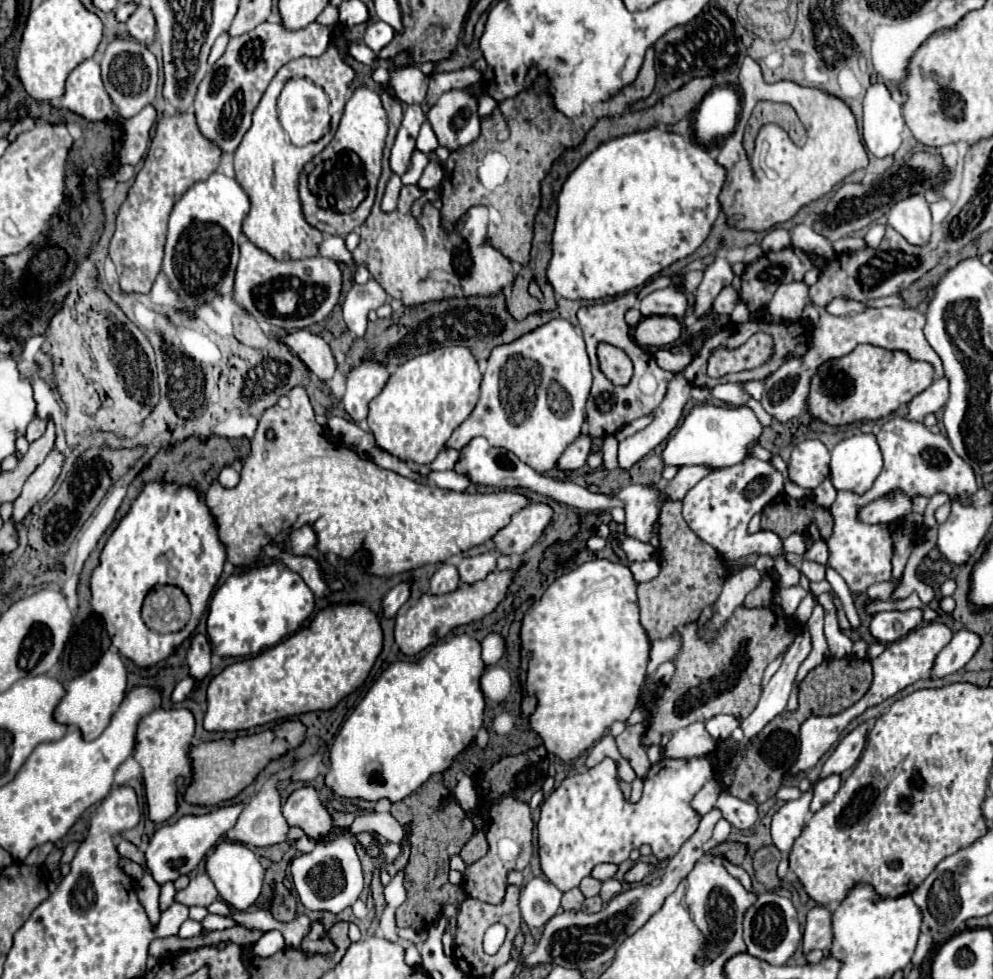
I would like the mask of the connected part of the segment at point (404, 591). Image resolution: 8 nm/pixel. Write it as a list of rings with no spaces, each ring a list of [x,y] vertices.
[[[411,581],[397,583],[383,599],[383,613],[385,617],[395,617],[399,607],[411,597]]]

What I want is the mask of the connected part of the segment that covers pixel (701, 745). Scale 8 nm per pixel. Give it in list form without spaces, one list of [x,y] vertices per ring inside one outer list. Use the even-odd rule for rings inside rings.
[[[693,723],[675,731],[665,745],[663,753],[671,759],[691,759],[703,757],[715,749],[717,741],[705,731],[705,723]]]

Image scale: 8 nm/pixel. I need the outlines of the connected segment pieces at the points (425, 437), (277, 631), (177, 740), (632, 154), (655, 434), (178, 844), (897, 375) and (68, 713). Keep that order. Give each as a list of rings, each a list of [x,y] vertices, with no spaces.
[[[441,347],[427,355],[419,355],[401,367],[388,367],[388,371],[389,378],[383,391],[369,403],[367,427],[375,437],[377,449],[401,459],[403,463],[413,461],[417,465],[429,465],[445,447],[445,441],[451,437],[451,433],[471,415],[477,405],[481,383],[477,361],[465,347]]]
[[[277,563],[257,565],[231,577],[213,593],[207,617],[209,639],[215,651],[223,657],[257,655],[295,633],[313,613],[315,597],[311,589],[287,567],[279,567]]]
[[[155,709],[149,715],[145,715],[135,733],[135,751],[133,757],[143,767],[145,775],[145,793],[147,793],[147,809],[149,819],[153,823],[167,821],[175,809],[175,791],[177,791],[177,777],[183,777],[183,783],[187,785],[191,779],[191,761],[187,757],[191,737],[195,731],[193,713],[187,709]]]
[[[653,127],[649,131],[641,131],[641,133],[631,133],[631,135],[623,135],[617,139],[611,139],[603,145],[599,145],[563,183],[561,193],[557,197],[557,221],[555,221],[555,231],[553,231],[553,257],[549,261],[547,267],[547,281],[551,283],[551,287],[555,289],[557,295],[565,297],[565,299],[603,299],[603,297],[615,297],[633,289],[643,287],[651,277],[655,277],[657,273],[661,273],[663,269],[667,269],[671,263],[685,259],[687,255],[691,255],[709,235],[713,221],[717,219],[717,215],[721,213],[721,205],[719,205],[719,191],[723,187],[725,181],[725,171],[723,167],[719,167],[715,163],[715,159],[709,155],[709,151],[705,147],[701,147],[701,143],[697,141],[685,141],[681,135],[677,133],[667,133],[661,127]]]
[[[675,371],[667,385],[665,399],[653,411],[653,421],[639,433],[619,443],[619,467],[631,469],[639,459],[653,451],[679,423],[685,403],[691,395],[691,383],[683,377],[683,371]]]
[[[233,803],[219,807],[217,811],[211,811],[207,815],[185,815],[173,825],[163,825],[151,839],[145,859],[147,859],[147,869],[151,871],[153,879],[163,885],[167,881],[175,881],[181,875],[189,875],[199,861],[205,857],[205,853],[217,843],[219,837],[223,837],[235,823],[239,813],[243,811],[245,803]]]
[[[859,345],[845,357],[821,363],[817,375],[811,379],[807,411],[813,419],[833,427],[843,427],[857,421],[877,421],[895,413],[899,405],[909,403],[915,395],[925,391],[931,381],[933,367],[929,363],[915,363],[901,351]]]
[[[107,651],[91,671],[75,677],[67,685],[65,695],[59,701],[59,705],[55,707],[53,717],[61,725],[67,725],[67,727],[75,725],[81,731],[83,739],[87,739],[87,741],[97,739],[103,733],[103,729],[107,727],[107,723],[111,721],[111,717],[115,715],[115,711],[119,709],[121,701],[125,699],[125,691],[127,691],[127,671],[125,671],[123,659],[115,651]]]

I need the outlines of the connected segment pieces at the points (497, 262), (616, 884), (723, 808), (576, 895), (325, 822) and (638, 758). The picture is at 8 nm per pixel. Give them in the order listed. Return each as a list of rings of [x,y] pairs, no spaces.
[[[381,91],[381,101],[389,117],[389,133],[383,151],[383,173],[379,179],[371,215],[359,229],[361,243],[353,251],[355,263],[367,265],[373,279],[393,299],[399,299],[405,307],[417,307],[431,301],[445,301],[451,297],[493,297],[499,291],[509,289],[515,281],[511,261],[493,247],[485,245],[485,227],[487,227],[485,207],[469,209],[457,223],[455,231],[445,233],[441,227],[441,213],[429,203],[425,205],[421,219],[411,217],[411,205],[421,195],[417,185],[411,185],[401,189],[401,197],[395,211],[391,213],[381,211],[381,197],[391,177],[389,151],[397,135],[399,123],[403,119],[403,107],[395,97],[391,97],[387,91]]]
[[[607,879],[603,881],[603,887],[601,887],[601,899],[607,903],[609,899],[613,899],[617,893],[621,891],[621,881],[613,881],[613,879]]]
[[[725,791],[719,795],[715,809],[719,809],[723,813],[723,819],[737,829],[749,829],[757,821],[755,805],[735,799],[733,795],[727,795]]]
[[[571,889],[571,891],[565,891],[563,893],[563,901],[561,901],[561,907],[563,909],[581,909],[581,905],[583,905],[583,901],[585,901],[585,897],[583,897],[583,893],[581,893],[581,889]]]
[[[313,787],[293,791],[283,805],[283,817],[287,819],[289,827],[301,827],[315,841],[335,837],[339,833]]]
[[[631,725],[631,727],[625,727],[625,731],[617,737],[617,747],[621,755],[629,759],[637,777],[645,777],[645,773],[648,773],[651,767],[645,747],[641,745],[641,735],[643,735],[643,725]]]

